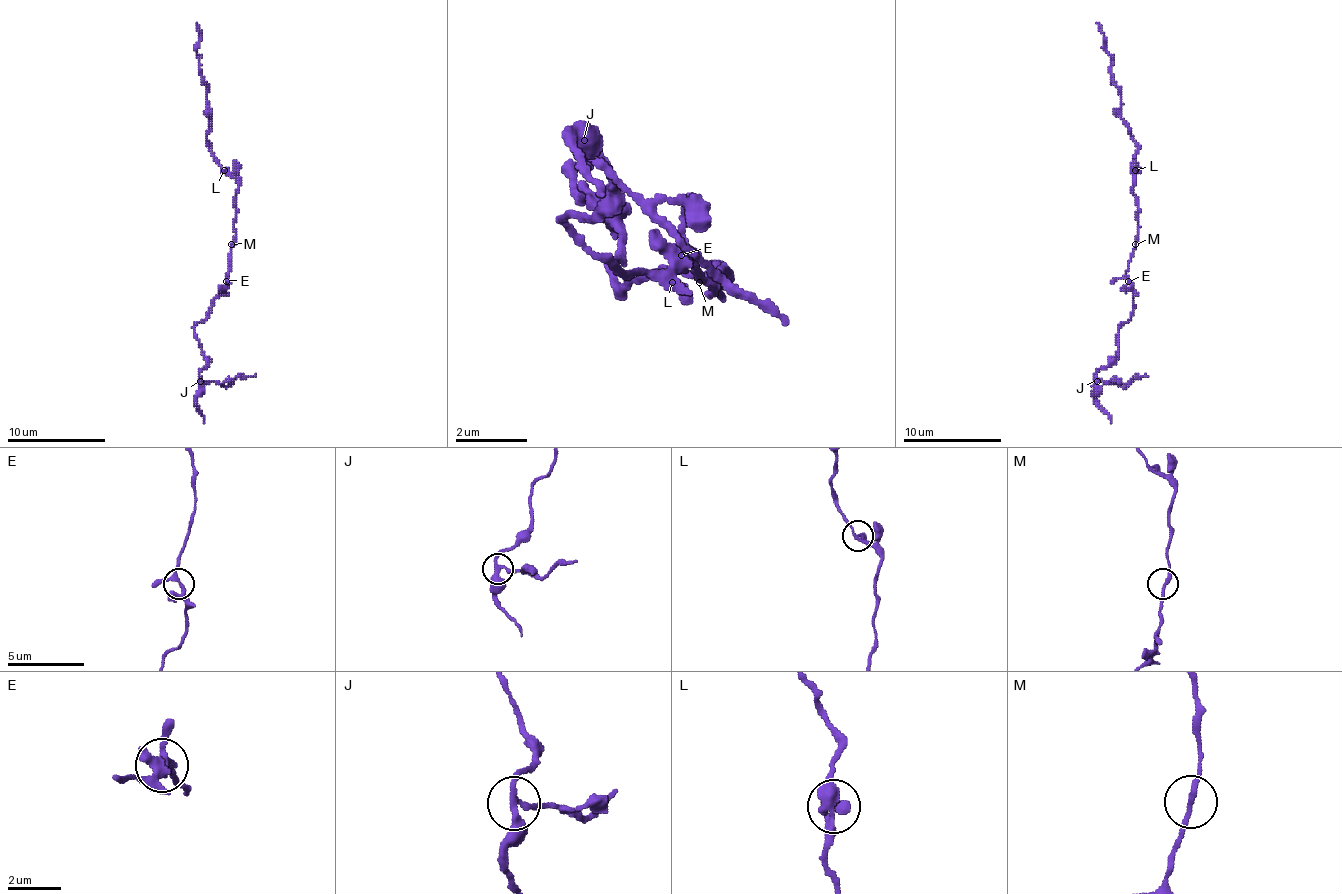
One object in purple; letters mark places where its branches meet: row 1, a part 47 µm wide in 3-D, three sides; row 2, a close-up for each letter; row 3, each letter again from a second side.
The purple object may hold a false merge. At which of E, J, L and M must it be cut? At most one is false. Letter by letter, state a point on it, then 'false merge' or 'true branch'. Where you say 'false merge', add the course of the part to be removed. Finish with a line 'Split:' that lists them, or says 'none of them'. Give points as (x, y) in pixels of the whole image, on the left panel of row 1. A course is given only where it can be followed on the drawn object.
E: at (226, 281); true branch
J: at (200, 381); false merge; foreign part runs (199, 381), (226, 386), (236, 376), (255, 376)
L: at (224, 170); true branch
M: at (231, 244); true branch
Split: J

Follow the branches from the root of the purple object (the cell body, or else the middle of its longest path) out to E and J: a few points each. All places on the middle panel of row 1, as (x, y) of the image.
E: (708, 282), (699, 273), (699, 255), (690, 246), (681, 255)
J: (708, 282), (690, 246), (663, 273), (618, 273), (564, 228), (591, 219), (609, 192), (609, 165), (582, 138)

